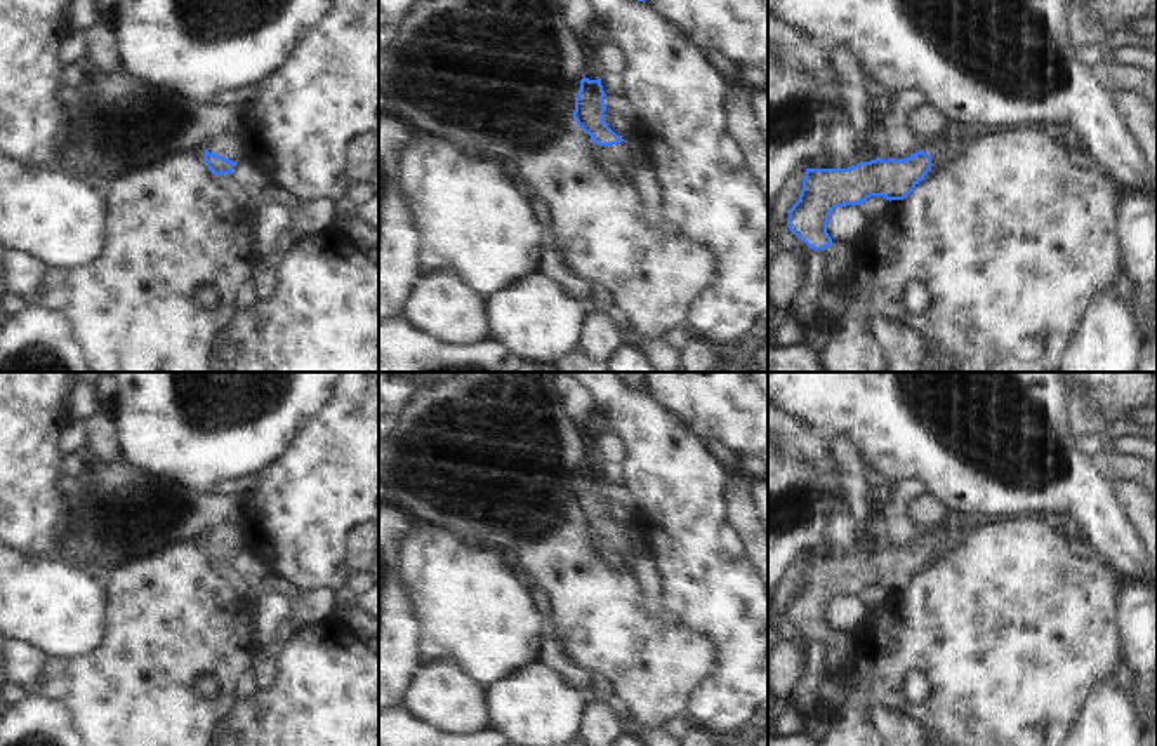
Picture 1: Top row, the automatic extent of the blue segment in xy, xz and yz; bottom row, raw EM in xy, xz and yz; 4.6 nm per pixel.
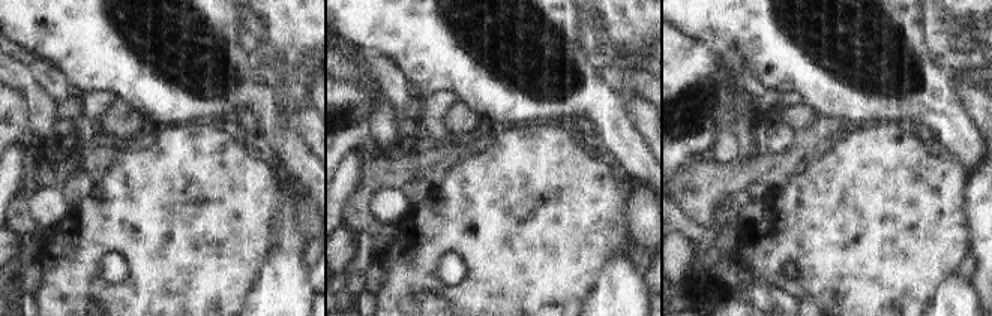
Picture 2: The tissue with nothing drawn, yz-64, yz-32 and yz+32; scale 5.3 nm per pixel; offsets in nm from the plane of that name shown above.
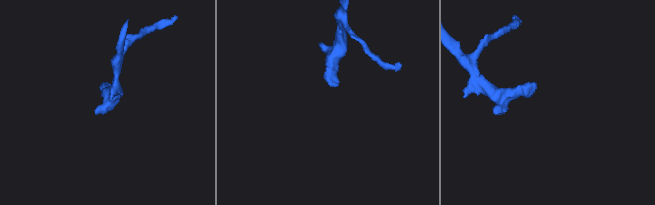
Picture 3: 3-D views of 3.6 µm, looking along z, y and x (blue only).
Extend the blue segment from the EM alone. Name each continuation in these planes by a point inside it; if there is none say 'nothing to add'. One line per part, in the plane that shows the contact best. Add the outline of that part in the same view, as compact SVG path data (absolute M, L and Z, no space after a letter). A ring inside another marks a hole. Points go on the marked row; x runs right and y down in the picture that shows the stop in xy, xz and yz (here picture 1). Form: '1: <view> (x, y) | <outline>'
1: xy (226, 146) | M224 134L224 136L212 139L207 144L207 150L214 155L236 162L240 146L235 136Z

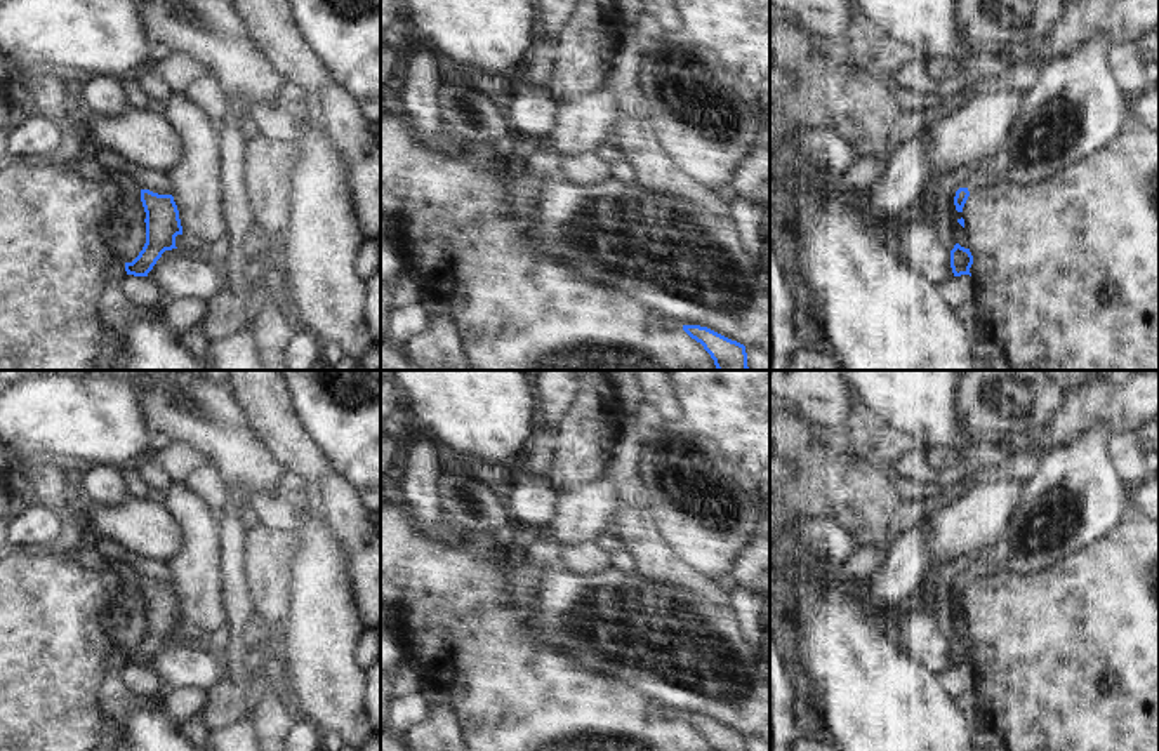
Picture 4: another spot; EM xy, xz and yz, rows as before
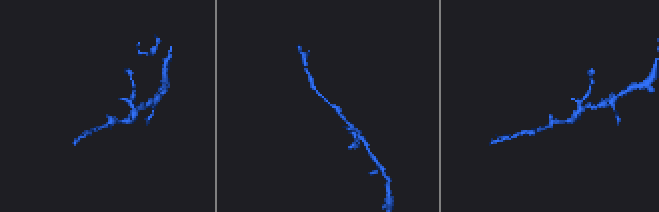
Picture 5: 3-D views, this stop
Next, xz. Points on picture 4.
nothing to add

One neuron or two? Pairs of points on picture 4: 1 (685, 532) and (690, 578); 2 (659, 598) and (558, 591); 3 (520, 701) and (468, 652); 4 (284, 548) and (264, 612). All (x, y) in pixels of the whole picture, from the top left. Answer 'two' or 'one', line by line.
1: two
2: one
3: one
4: one

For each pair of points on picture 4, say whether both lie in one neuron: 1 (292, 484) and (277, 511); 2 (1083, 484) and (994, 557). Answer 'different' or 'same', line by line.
1: same
2: same

